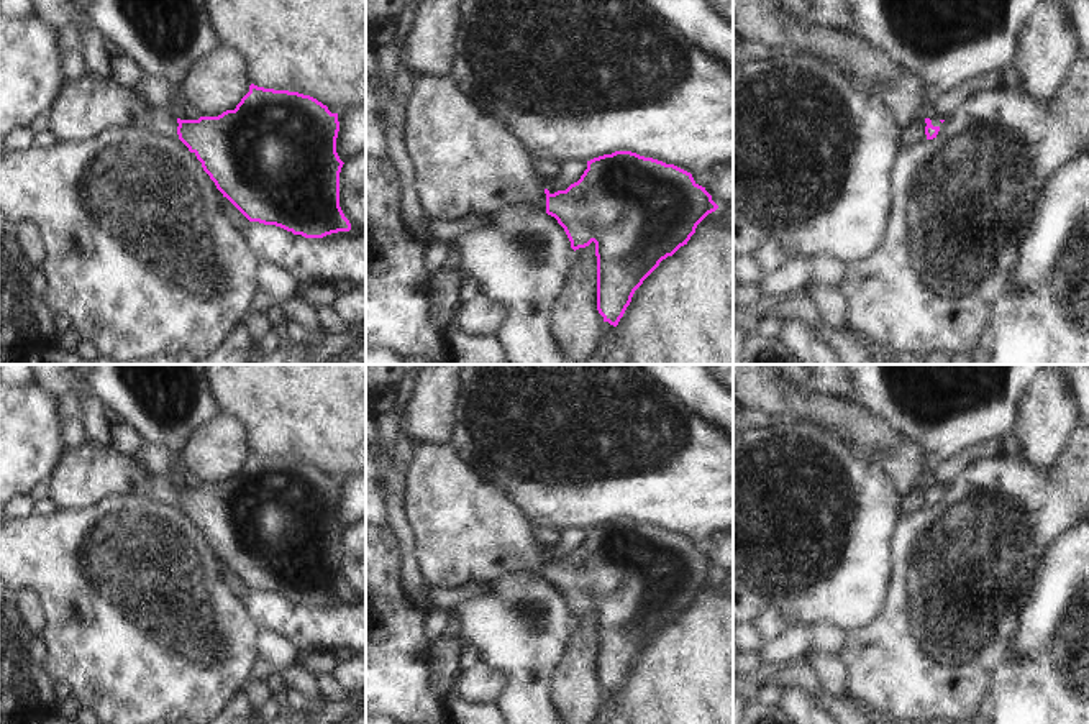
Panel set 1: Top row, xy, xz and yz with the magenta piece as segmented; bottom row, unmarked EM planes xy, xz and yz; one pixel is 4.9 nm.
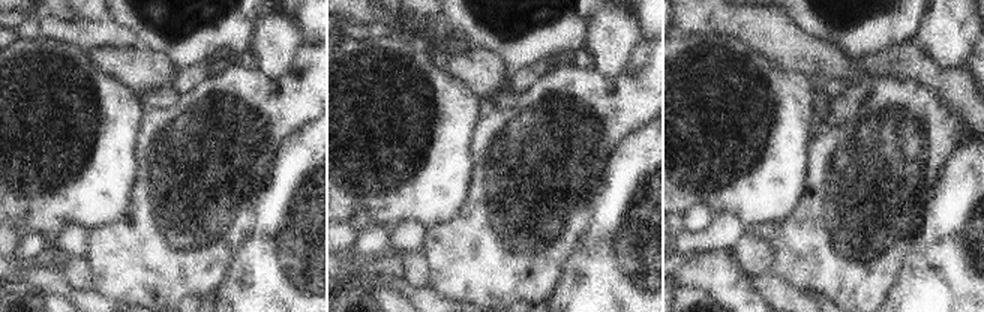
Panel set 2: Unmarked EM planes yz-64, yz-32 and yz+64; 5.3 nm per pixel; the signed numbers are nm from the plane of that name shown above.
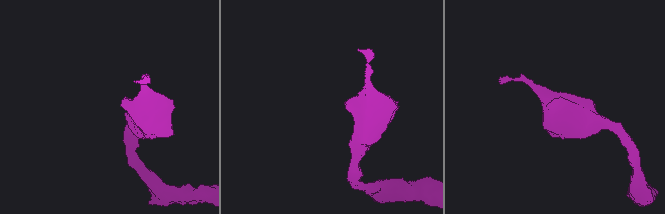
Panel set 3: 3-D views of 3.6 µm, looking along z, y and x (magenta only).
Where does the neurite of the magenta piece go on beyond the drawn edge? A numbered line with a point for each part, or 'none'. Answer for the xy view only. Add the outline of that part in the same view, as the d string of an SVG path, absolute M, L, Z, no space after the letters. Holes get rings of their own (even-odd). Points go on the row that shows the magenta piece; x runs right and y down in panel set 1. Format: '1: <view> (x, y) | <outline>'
1: xy (86, 105) | M84 72L64 79L49 112L49 131L56 143L80 143L105 130L143 128L159 136L177 131L177 113L156 110L134 87L123 87L112 76Z

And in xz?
1: xz (463, 161) | M412 76L412 87L403 107L403 146L426 218L458 220L469 213L489 217L507 205L541 207L546 202L546 186L535 177L530 154L500 121L484 115L448 79Z

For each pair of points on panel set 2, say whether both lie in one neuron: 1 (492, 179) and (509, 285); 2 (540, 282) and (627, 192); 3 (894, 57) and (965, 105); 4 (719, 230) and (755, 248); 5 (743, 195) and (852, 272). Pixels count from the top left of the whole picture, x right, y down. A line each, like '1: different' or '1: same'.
1: same
2: different
3: same
4: different
5: different

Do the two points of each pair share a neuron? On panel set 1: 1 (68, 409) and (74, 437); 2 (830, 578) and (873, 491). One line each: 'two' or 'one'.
1: one
2: one

